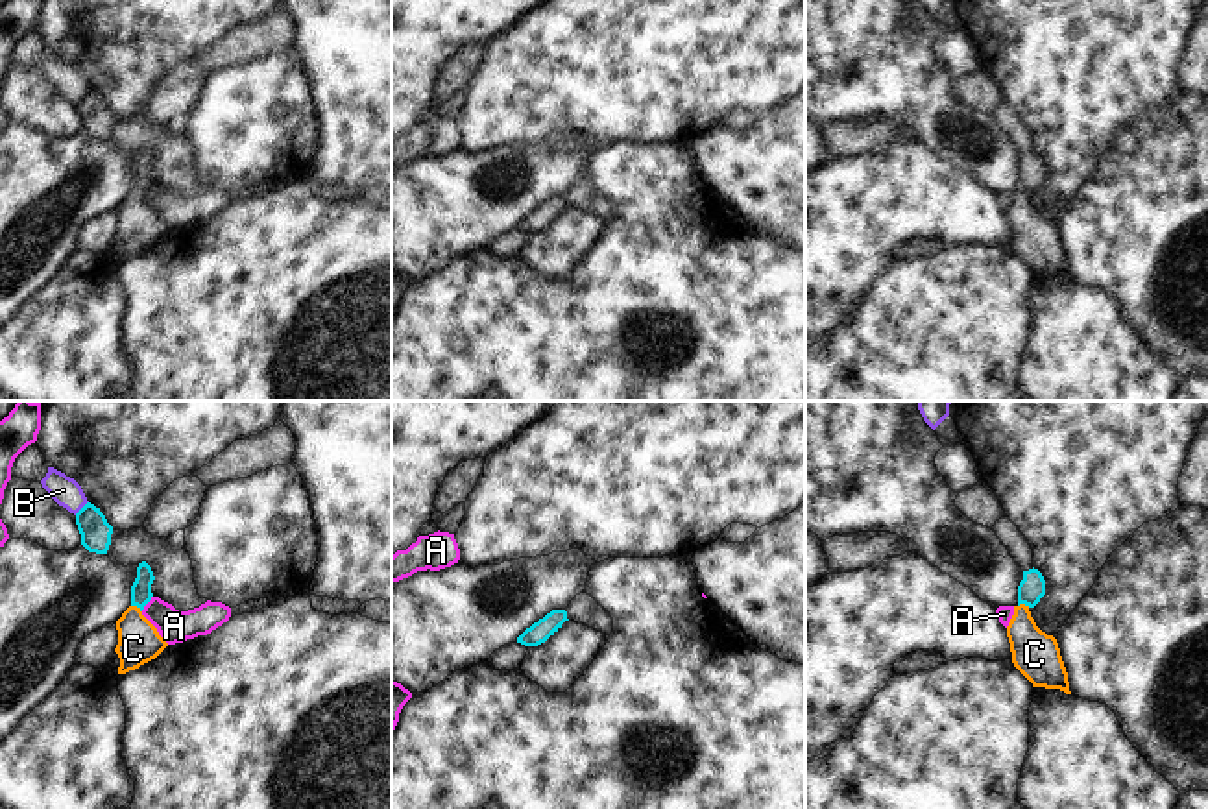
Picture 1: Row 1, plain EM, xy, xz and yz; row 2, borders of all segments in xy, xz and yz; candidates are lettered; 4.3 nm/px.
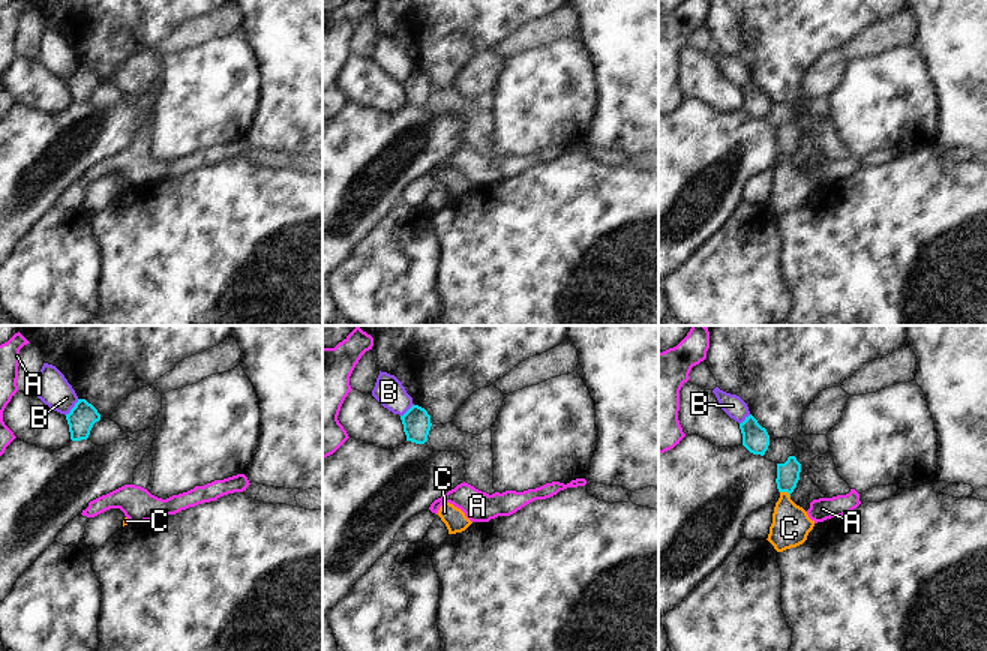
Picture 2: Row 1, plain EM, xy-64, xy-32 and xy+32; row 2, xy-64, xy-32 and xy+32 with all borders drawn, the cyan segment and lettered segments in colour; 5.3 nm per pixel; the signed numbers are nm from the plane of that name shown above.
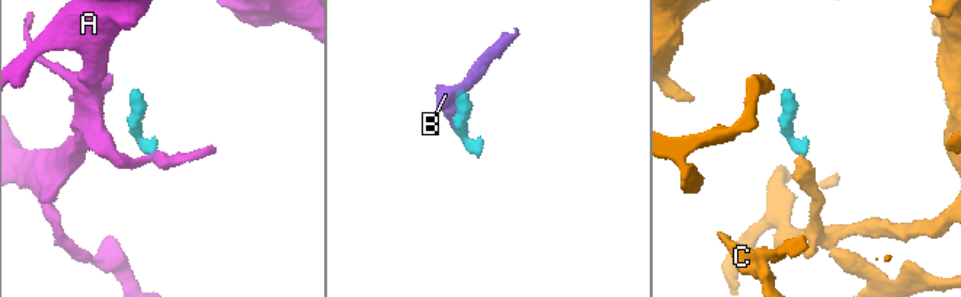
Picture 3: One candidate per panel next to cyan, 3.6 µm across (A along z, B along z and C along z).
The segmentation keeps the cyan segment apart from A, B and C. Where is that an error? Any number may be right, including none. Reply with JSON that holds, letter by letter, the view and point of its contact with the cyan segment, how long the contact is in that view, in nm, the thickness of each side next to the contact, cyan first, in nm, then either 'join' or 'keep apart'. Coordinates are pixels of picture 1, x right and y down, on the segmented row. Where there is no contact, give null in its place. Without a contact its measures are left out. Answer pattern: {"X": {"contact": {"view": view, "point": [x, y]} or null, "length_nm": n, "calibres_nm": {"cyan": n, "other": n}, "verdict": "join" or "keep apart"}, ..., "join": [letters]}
{"A": {"contact": {"view": "xy", "point": [148, 601]}, "length_nm": 90, "calibres_nm": {"cyan": 100, "other": 140}, "verdict": "keep apart"}, "B": {"contact": {"view": "xy", "point": [82, 508]}, "length_nm": 90, "calibres_nm": {"cyan": 130, "other": 120}, "verdict": "keep apart"}, "C": {"contact": {"view": "xy", "point": [137, 606]}, "length_nm": 60, "calibres_nm": {"cyan": 100, "other": 190}, "verdict": "join"}, "join": ["C"]}

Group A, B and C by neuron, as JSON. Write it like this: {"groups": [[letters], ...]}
{"groups": [["A"], ["B"], ["C"]]}

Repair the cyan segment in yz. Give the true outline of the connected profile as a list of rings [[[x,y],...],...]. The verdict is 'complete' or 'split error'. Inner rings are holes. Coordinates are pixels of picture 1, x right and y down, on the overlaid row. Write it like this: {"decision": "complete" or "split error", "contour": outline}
{"decision": "split error", "contour": [[[1038,569],[1023,571],[1018,586],[1018,604],[1007,626],[1014,667],[1033,683],[1033,687],[1060,689],[1071,694],[1068,672],[1053,635],[1042,632],[1031,617],[1045,595],[1045,580]]]}

